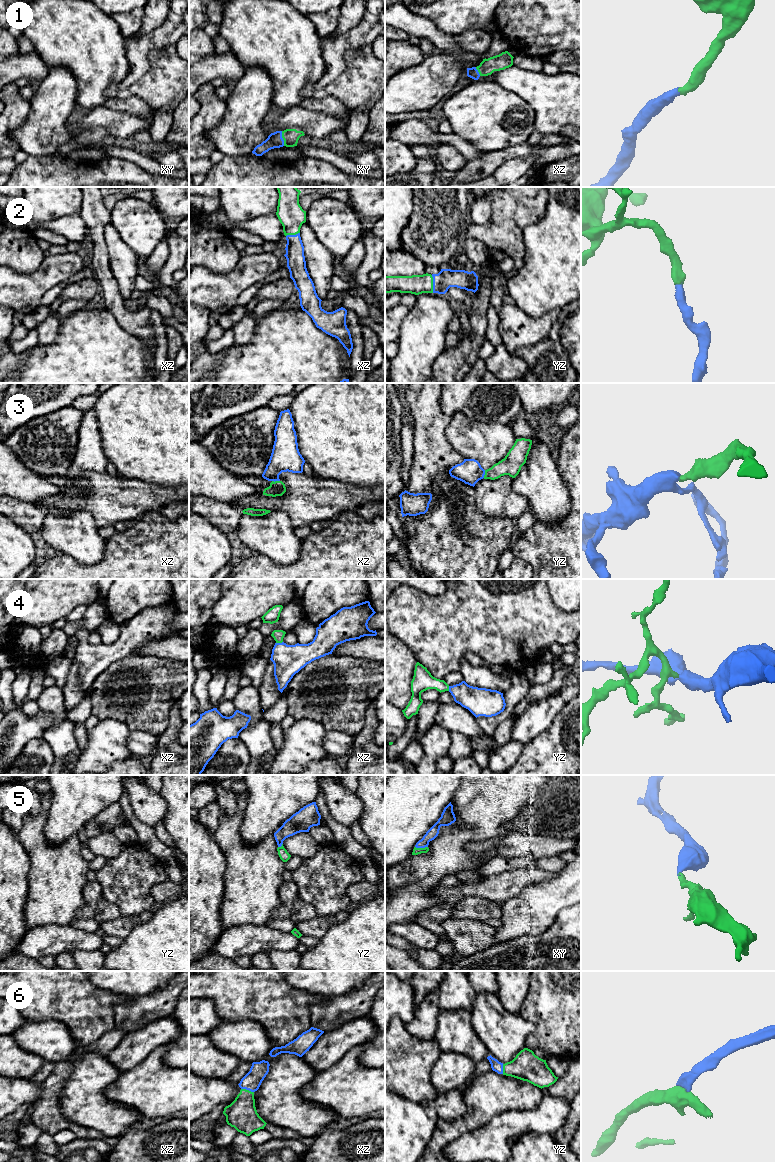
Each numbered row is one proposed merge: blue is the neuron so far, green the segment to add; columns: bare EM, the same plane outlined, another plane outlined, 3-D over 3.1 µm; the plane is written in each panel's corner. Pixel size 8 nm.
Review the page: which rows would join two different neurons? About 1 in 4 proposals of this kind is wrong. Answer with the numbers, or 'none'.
none

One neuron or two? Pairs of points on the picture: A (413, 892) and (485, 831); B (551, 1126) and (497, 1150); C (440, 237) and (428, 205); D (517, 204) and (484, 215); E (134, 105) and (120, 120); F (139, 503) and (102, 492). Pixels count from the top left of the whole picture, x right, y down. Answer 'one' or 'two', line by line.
A: one
B: one
C: one
D: two
E: two
F: one

